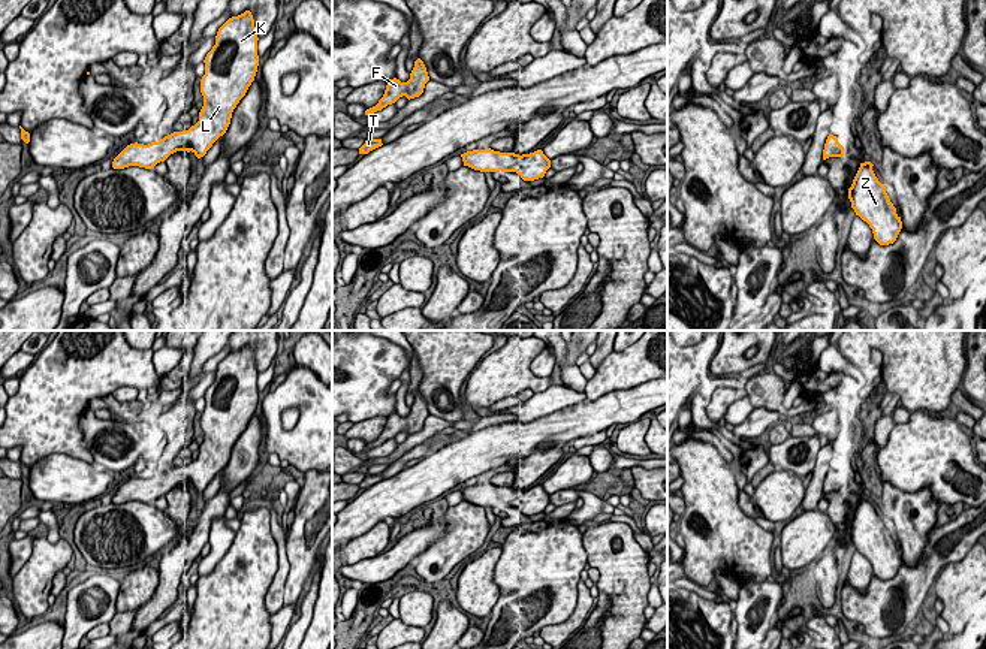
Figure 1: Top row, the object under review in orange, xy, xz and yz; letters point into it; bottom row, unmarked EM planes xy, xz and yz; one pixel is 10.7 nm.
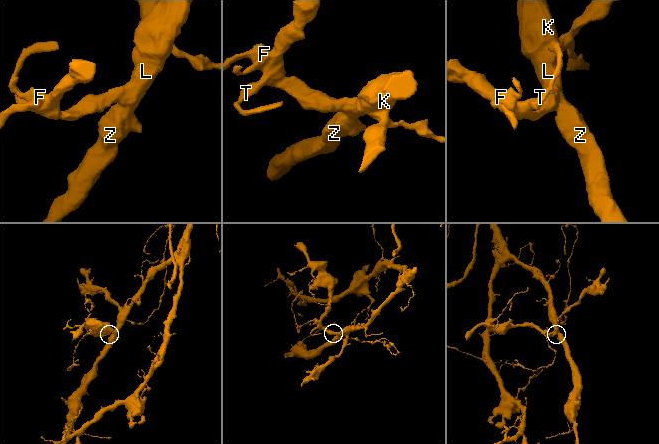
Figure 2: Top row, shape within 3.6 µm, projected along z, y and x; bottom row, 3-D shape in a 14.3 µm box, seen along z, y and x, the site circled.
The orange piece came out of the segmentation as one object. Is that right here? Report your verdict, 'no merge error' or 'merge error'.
no merge error

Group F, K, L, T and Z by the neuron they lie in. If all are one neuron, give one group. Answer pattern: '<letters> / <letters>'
F K L T Z

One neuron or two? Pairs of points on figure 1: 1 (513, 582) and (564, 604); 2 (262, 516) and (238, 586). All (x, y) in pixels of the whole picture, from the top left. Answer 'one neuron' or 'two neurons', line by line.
1: one neuron
2: one neuron

